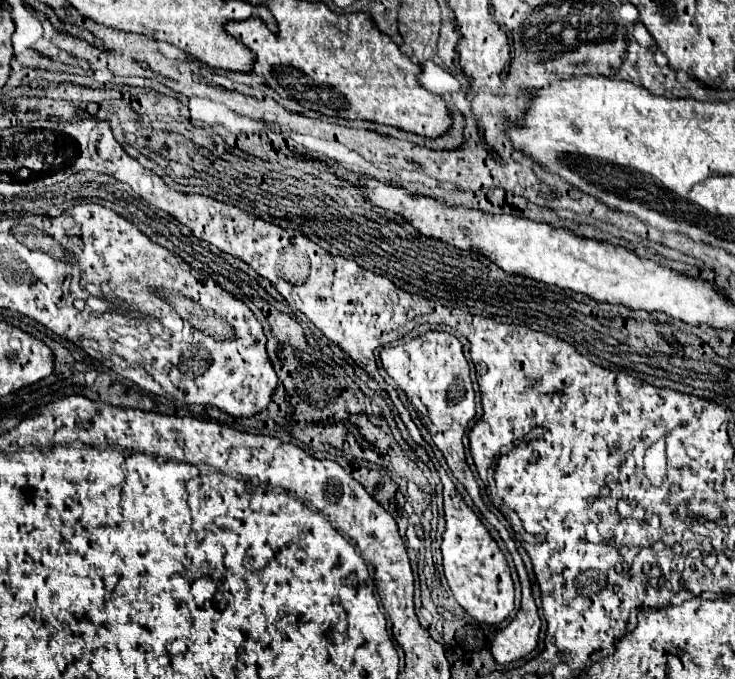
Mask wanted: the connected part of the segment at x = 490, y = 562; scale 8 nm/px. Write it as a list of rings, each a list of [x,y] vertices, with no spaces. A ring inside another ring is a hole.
[[[440,470],[440,480],[444,486],[444,514],[446,514],[446,530],[442,534],[442,566],[448,586],[456,598],[456,602],[478,622],[484,624],[500,624],[514,610],[514,584],[510,578],[510,568],[498,544],[492,540],[488,528],[480,522],[472,508],[466,506],[464,498],[456,490],[454,482]]]

